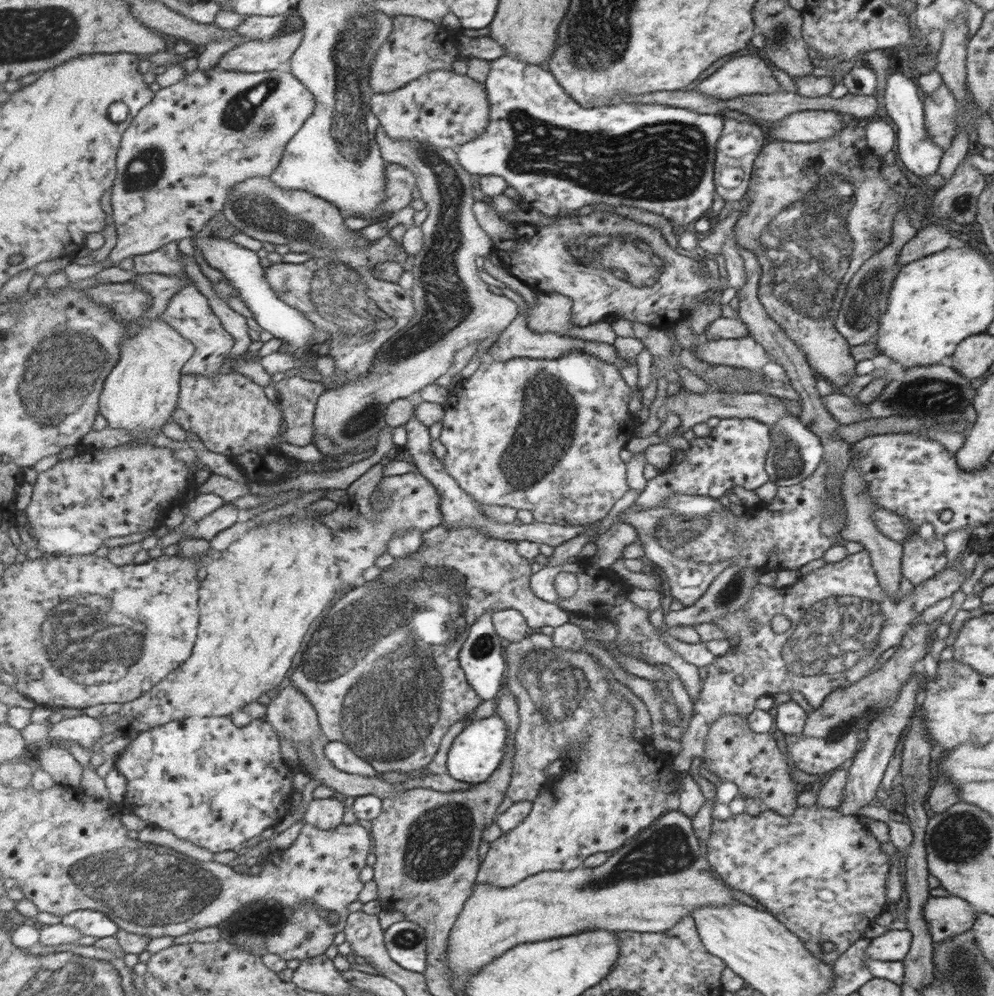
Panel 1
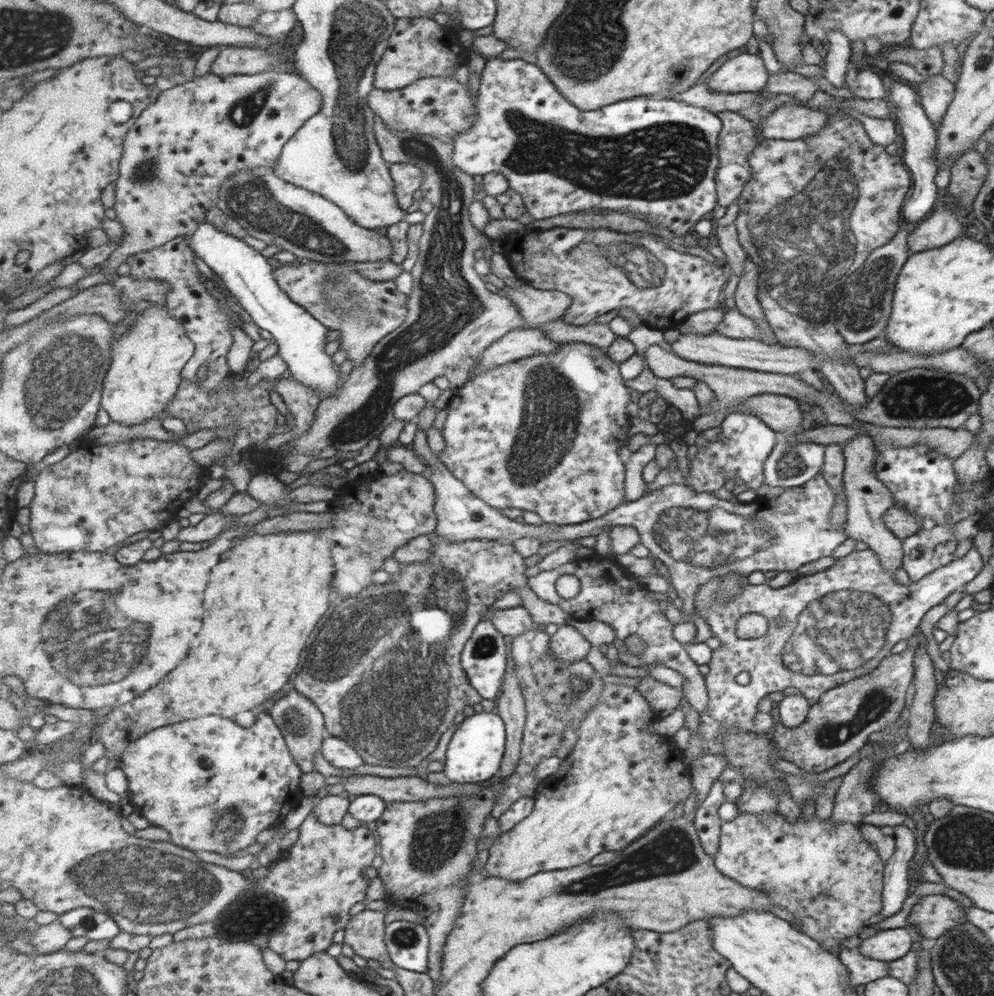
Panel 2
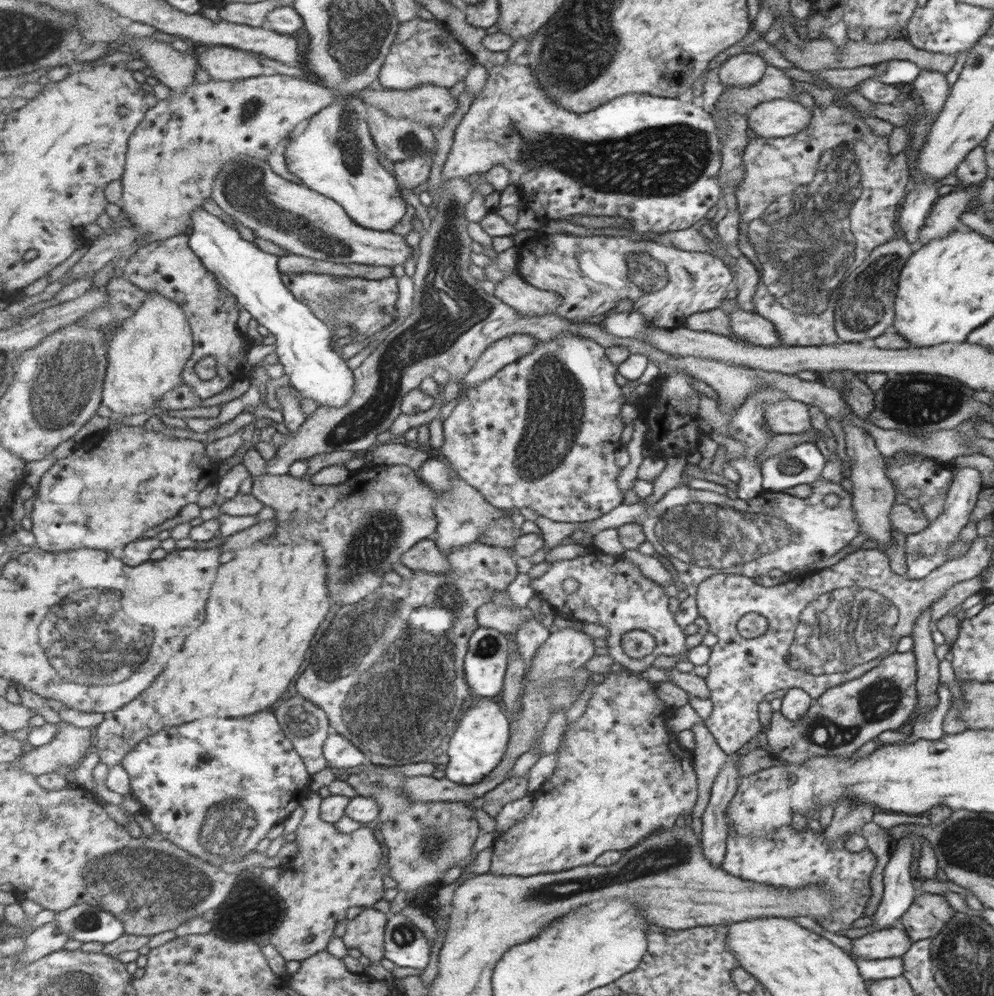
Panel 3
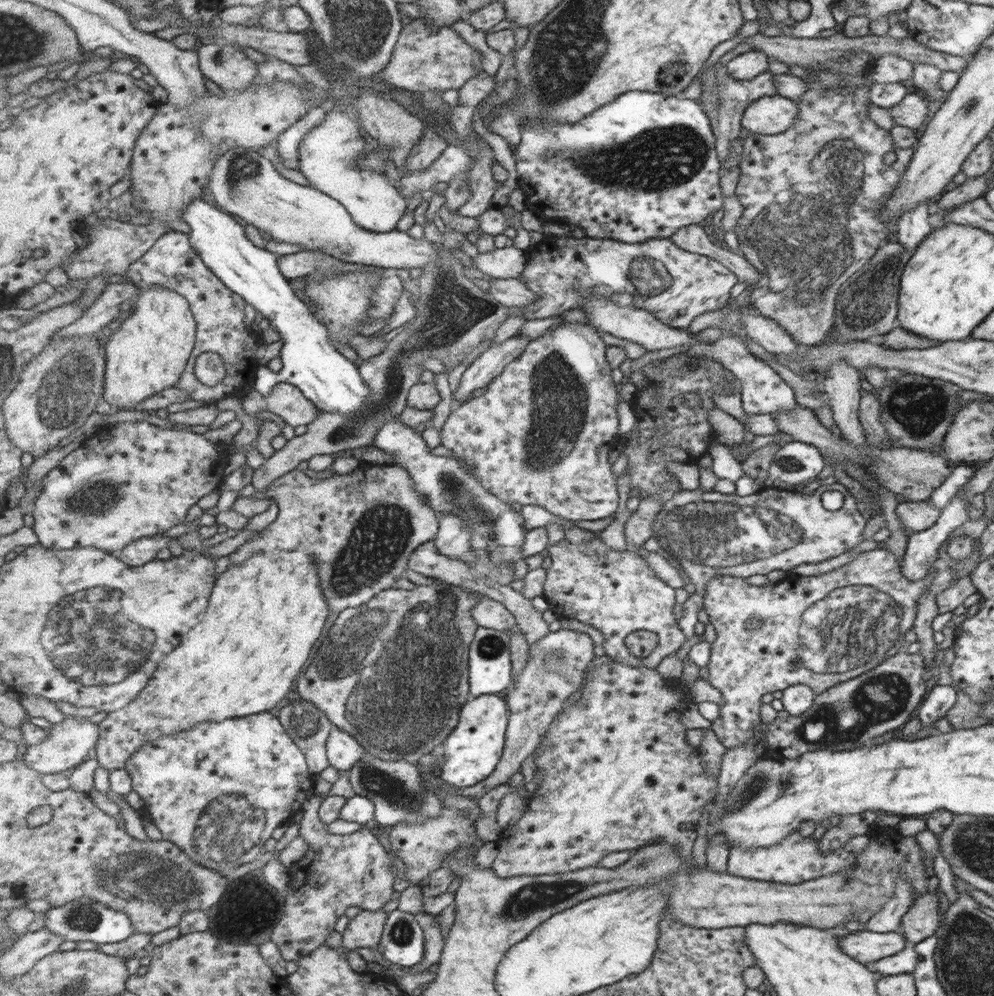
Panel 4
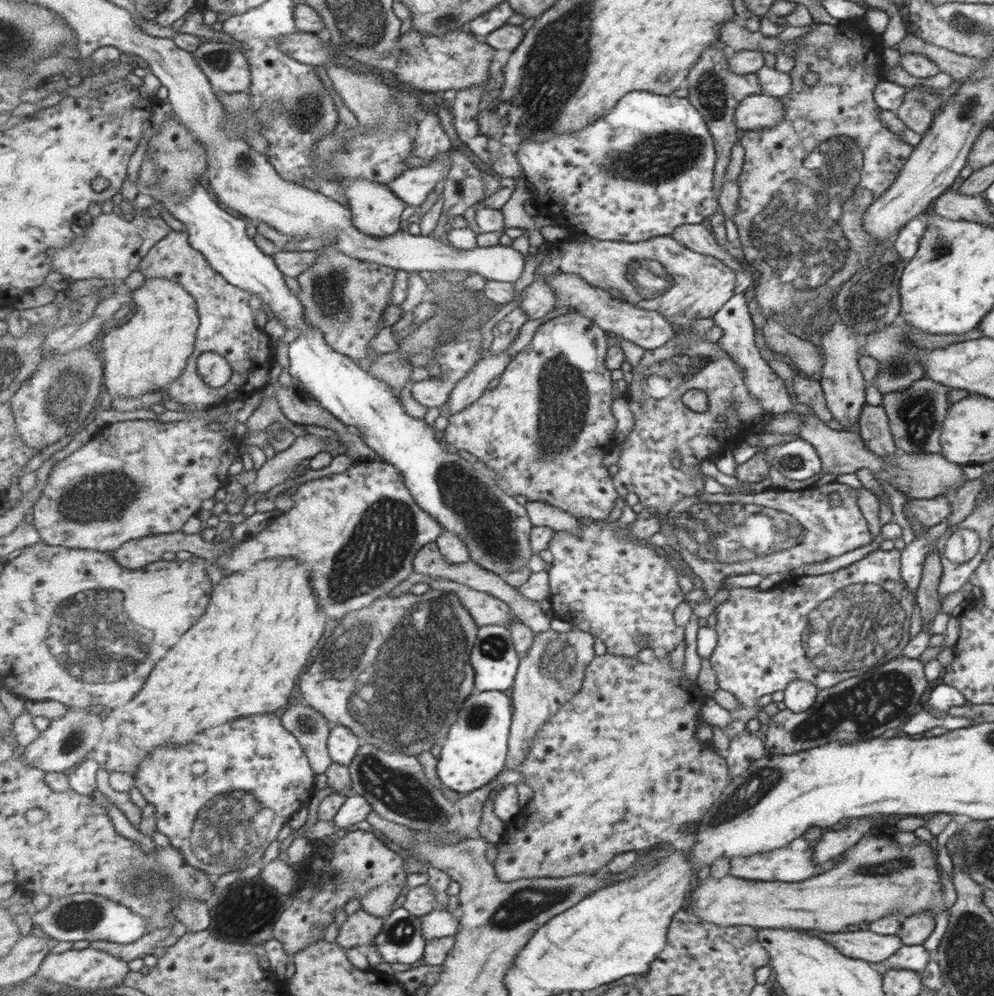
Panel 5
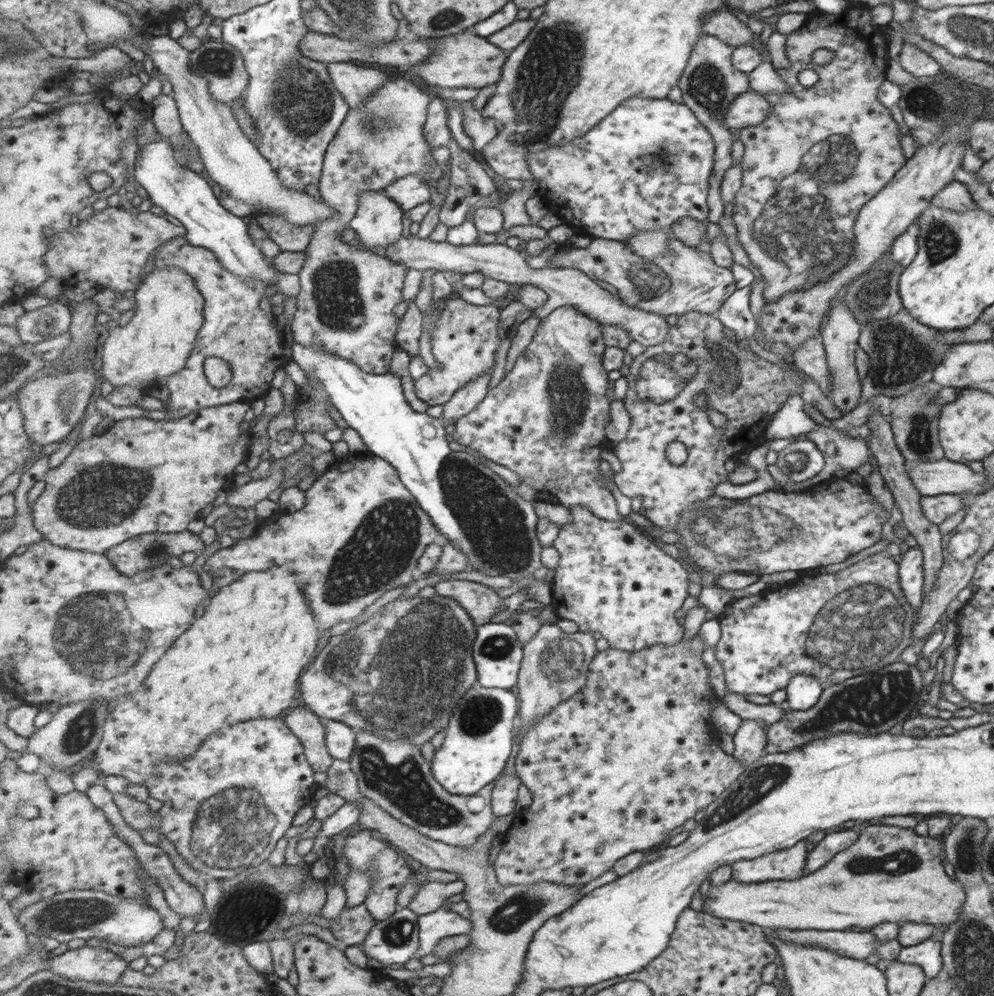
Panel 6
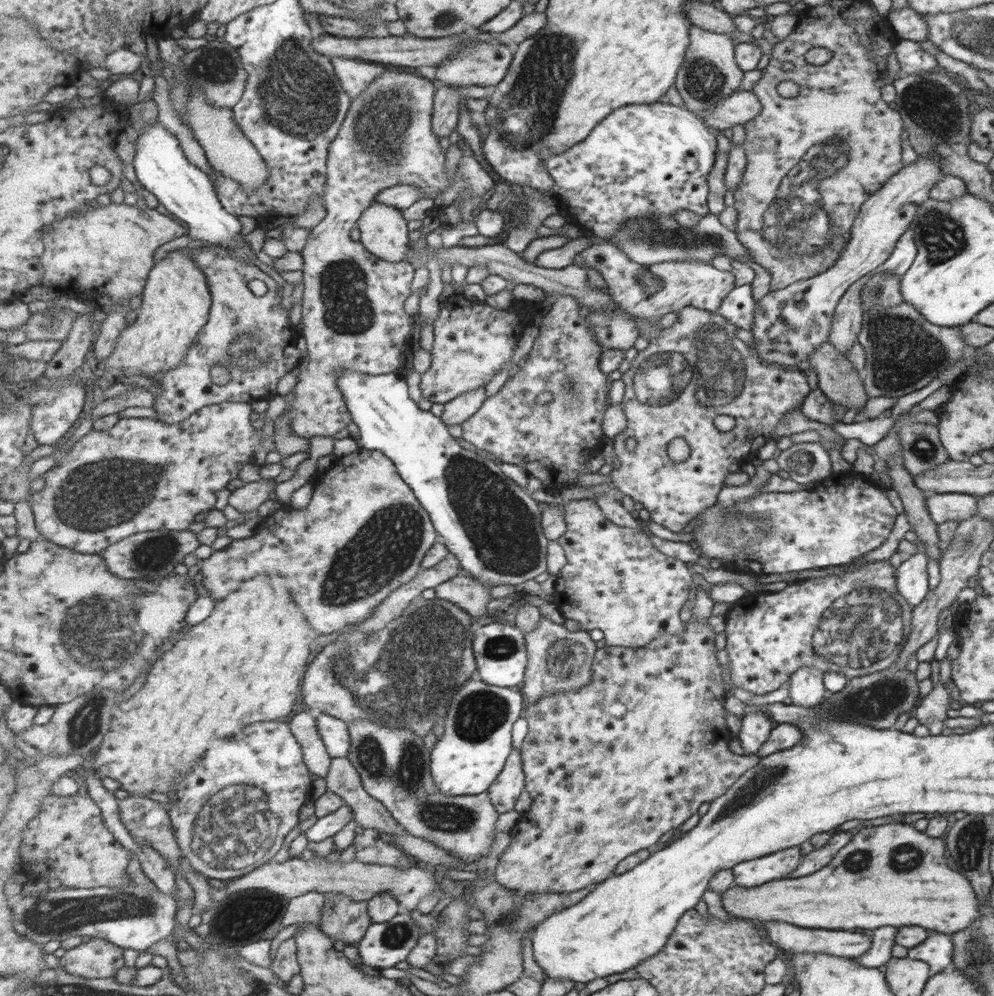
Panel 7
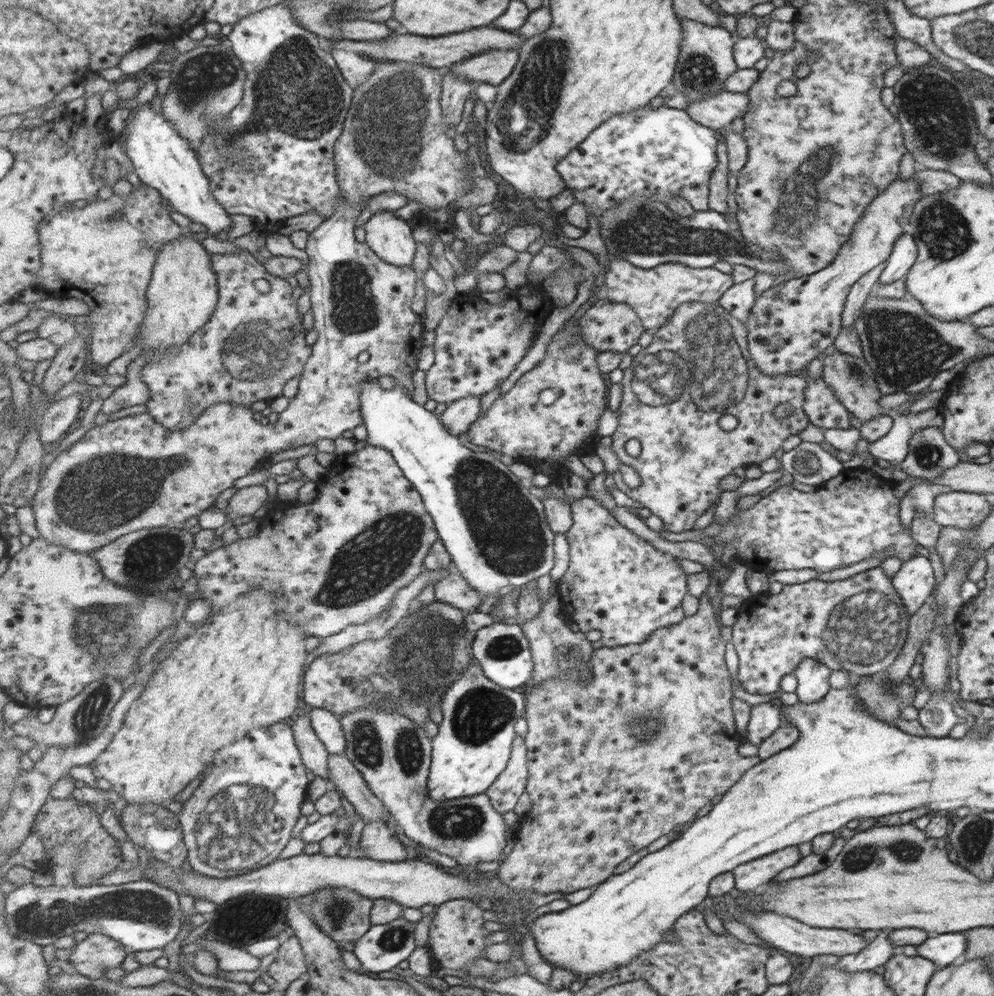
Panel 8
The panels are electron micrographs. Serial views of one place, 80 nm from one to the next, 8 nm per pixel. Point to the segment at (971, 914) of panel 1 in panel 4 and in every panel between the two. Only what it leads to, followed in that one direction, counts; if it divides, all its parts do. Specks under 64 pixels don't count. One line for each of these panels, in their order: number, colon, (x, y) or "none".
2: (932, 916)
3: (928, 913)
4: (923, 918)

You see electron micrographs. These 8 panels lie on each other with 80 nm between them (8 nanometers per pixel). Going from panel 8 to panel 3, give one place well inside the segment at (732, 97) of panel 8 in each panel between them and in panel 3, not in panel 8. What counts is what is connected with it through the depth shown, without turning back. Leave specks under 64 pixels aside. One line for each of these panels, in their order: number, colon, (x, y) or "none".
3: (781, 117)
4: (769, 114)
5: (757, 111)
6: (749, 109)
7: (739, 107)

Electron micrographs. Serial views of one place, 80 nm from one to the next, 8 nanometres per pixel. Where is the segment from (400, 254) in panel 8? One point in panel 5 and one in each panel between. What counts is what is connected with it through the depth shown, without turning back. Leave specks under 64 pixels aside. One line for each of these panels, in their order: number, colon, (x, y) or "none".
5: (376, 210)
6: (378, 222)
7: (383, 229)

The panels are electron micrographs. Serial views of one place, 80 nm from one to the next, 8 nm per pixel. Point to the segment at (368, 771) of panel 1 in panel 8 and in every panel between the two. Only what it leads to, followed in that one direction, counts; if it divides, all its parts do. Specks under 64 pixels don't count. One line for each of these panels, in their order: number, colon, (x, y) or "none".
2: (340, 753)
3: (340, 751)
4: (344, 751)
5: (343, 745)
6: (341, 739)
7: (335, 732)
8: (328, 725)

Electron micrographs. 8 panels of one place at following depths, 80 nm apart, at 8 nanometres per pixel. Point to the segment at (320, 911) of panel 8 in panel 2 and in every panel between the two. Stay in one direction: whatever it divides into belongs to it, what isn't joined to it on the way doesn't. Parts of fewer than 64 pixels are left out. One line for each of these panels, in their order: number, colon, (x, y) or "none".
2: (367, 932)
3: (367, 932)
4: (366, 930)
5: (362, 928)
6: (355, 925)
7: (343, 919)

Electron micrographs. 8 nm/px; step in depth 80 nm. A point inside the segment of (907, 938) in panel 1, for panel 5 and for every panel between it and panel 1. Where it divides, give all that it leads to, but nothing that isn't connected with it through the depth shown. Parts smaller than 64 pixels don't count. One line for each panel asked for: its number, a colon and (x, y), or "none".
2: (889, 944)
3: (886, 943)
4: (865, 946)
5: (865, 945)

